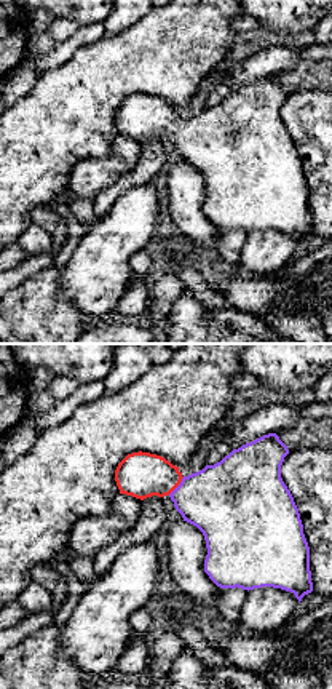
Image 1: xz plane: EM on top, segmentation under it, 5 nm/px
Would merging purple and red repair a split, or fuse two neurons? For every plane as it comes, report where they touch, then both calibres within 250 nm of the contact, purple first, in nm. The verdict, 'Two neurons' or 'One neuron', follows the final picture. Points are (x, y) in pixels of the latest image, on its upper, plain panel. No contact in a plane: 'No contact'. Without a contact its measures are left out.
Touches purple at (177, 128). Thickness 380 nm (purple) against 220 nm

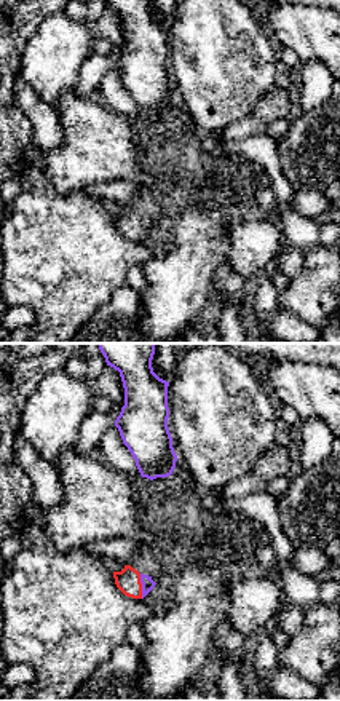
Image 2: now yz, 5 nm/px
Touches purple at (142, 229). Thickness 60 nm (purple) against 120 nm

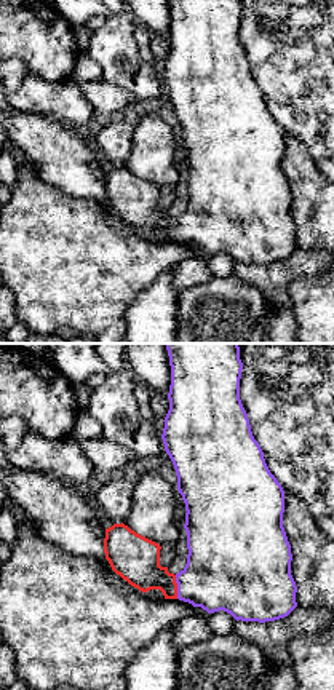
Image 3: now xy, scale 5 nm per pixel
Touches purple at (178, 229). Thickness 400 nm (purple) against 240 nm

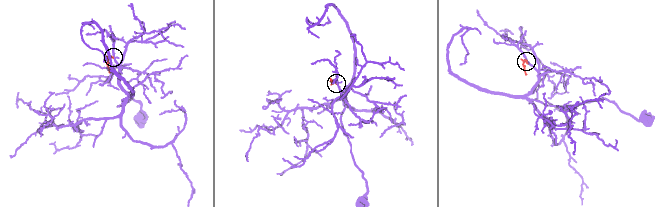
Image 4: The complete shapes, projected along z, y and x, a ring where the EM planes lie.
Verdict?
One neuron

